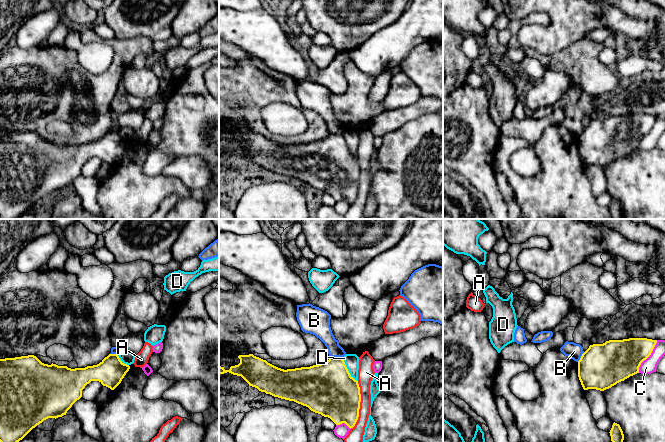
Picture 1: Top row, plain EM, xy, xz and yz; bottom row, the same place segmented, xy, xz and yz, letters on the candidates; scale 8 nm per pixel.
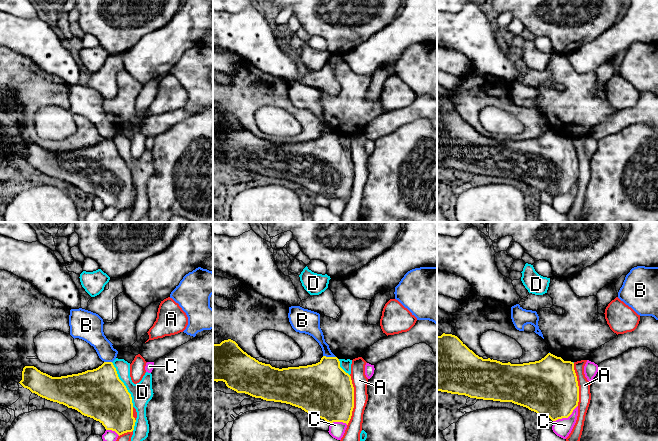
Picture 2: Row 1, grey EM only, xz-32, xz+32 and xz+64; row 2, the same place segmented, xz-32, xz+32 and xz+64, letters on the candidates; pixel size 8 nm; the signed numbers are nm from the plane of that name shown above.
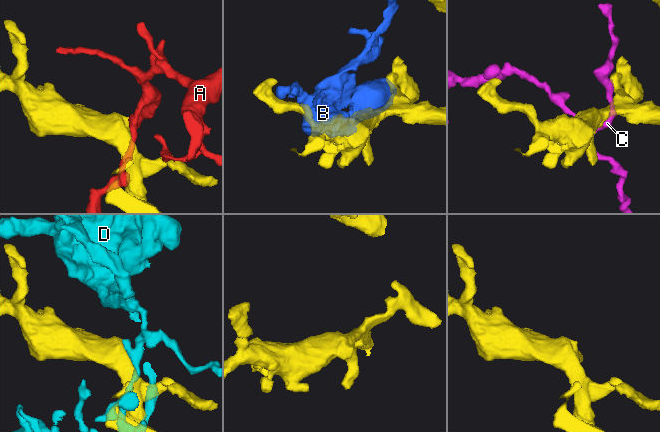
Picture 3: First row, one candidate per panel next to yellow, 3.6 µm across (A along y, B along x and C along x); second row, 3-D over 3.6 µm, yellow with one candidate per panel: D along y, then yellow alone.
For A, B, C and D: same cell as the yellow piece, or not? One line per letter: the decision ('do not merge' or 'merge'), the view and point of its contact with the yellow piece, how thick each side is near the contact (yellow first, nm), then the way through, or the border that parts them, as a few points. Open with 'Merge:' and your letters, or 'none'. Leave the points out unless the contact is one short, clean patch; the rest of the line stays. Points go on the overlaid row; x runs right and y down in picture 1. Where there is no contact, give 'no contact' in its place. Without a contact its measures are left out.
Merge: none
A: do not merge; contact xz (359, 405); calibres 400 and 130 nm
B: do not merge; contact xz (336, 357); calibres 400 and 140 nm; border xz (330, 355), (342, 357)
C: do not merge; contact yz (648, 356); calibres 320 and 120 nm
D: do not merge; contact xz (347, 369); calibres 420 and 110 nm

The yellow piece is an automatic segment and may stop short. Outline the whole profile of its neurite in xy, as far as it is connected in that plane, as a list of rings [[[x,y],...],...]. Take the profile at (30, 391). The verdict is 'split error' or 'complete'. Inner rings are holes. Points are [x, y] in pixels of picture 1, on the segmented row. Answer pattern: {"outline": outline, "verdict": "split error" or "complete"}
{"outline": [[[109,354],[97,365],[75,369],[53,363],[44,364],[34,355],[0,359],[0,442],[19,442],[44,420],[66,415],[72,405],[82,397],[82,390],[91,381],[99,381],[103,386],[114,390],[129,369],[130,366],[124,364],[117,354]]], "verdict": "complete"}

